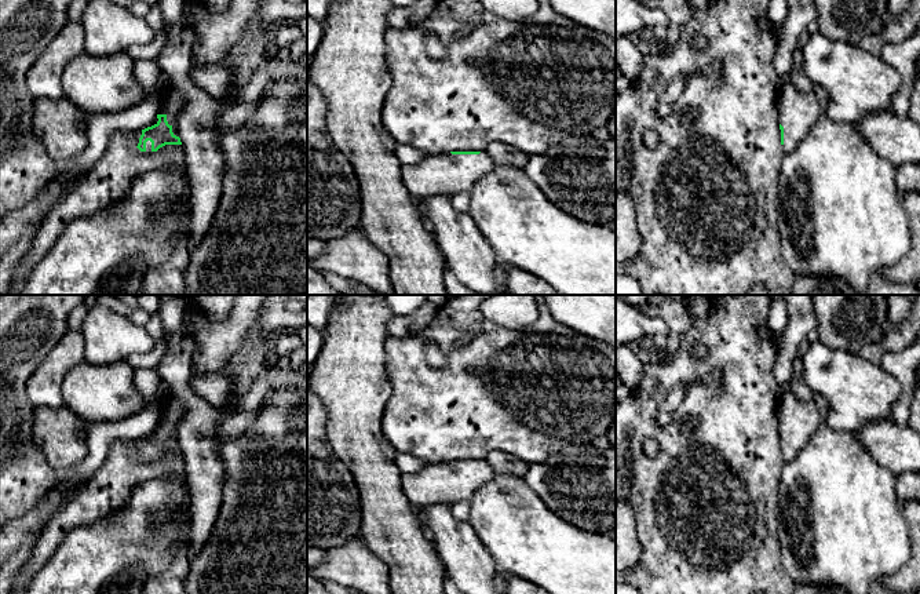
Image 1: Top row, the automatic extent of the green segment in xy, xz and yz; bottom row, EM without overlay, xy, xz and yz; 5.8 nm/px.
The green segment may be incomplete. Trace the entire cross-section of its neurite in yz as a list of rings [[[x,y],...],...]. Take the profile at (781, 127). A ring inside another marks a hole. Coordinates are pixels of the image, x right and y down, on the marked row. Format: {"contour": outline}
{"contour": [[[784,83],[777,95],[781,145],[785,154],[792,153],[821,117],[819,102],[814,92],[802,92]]]}

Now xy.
{"contour": [[[168,85],[161,96],[158,121],[142,130],[136,147],[140,152],[157,152],[165,145],[182,145],[176,123],[183,105],[185,98],[182,94]]]}

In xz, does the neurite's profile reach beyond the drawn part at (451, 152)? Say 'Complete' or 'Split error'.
Split error

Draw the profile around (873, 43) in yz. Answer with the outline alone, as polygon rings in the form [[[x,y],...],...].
[[[880,32],[873,33],[870,36],[866,36],[865,39],[862,39],[858,45],[872,54],[872,55],[880,55],[881,48],[886,45],[887,43],[883,39],[883,34]]]

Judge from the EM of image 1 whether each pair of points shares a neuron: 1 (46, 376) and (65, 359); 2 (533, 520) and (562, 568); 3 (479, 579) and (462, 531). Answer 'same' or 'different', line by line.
1: same
2: same
3: same

